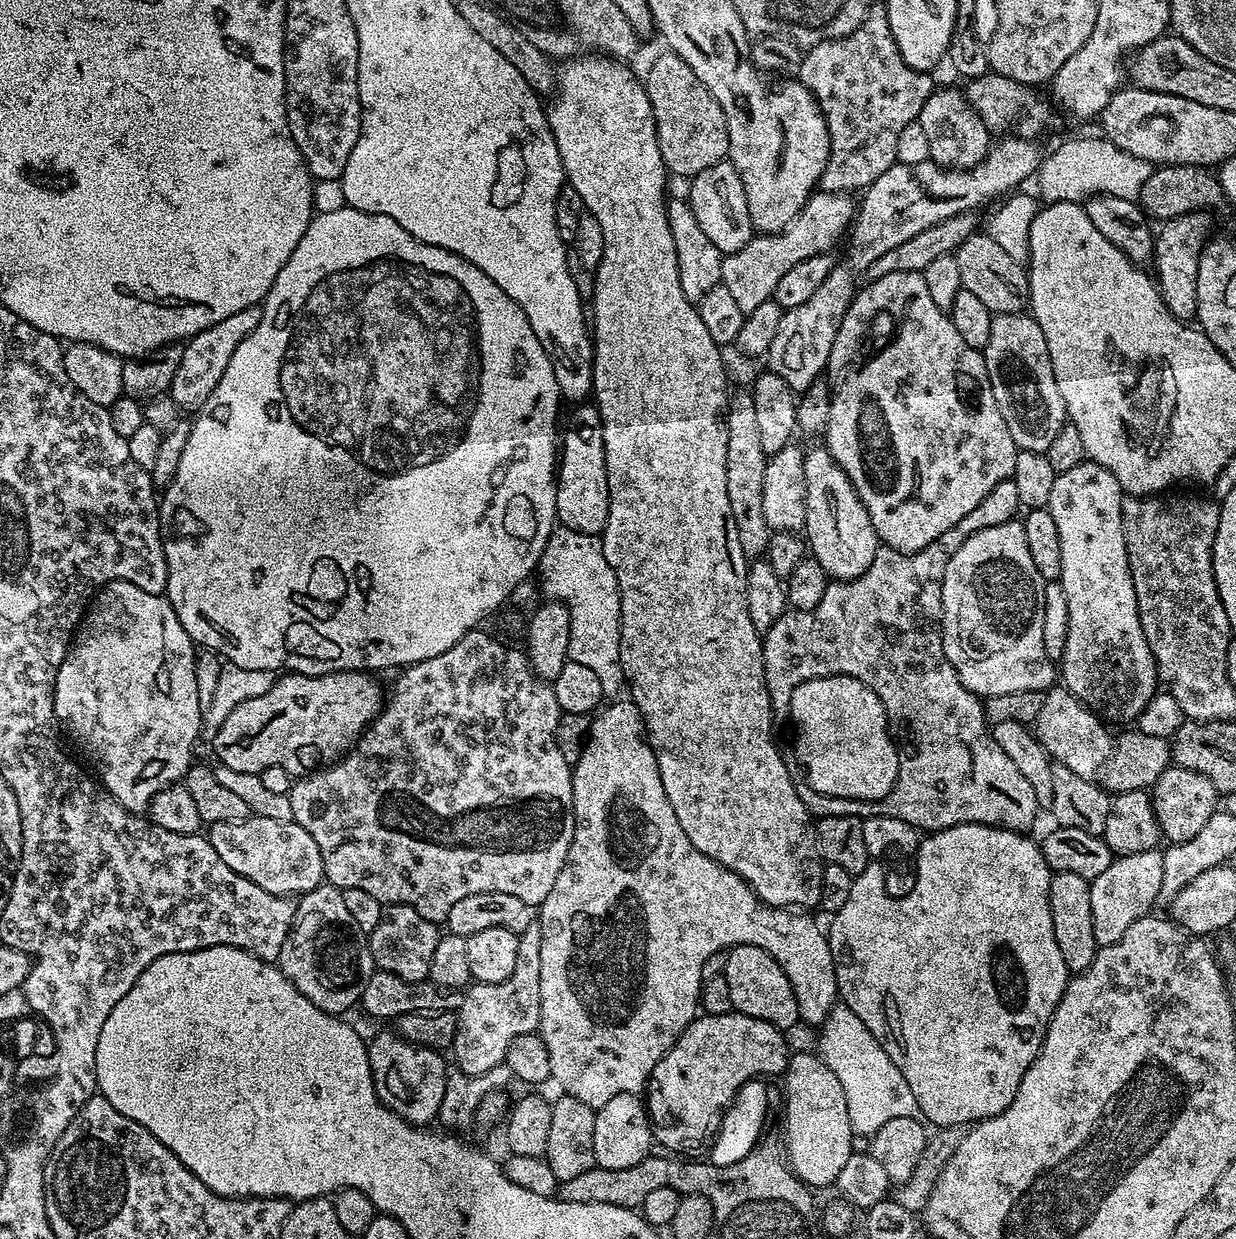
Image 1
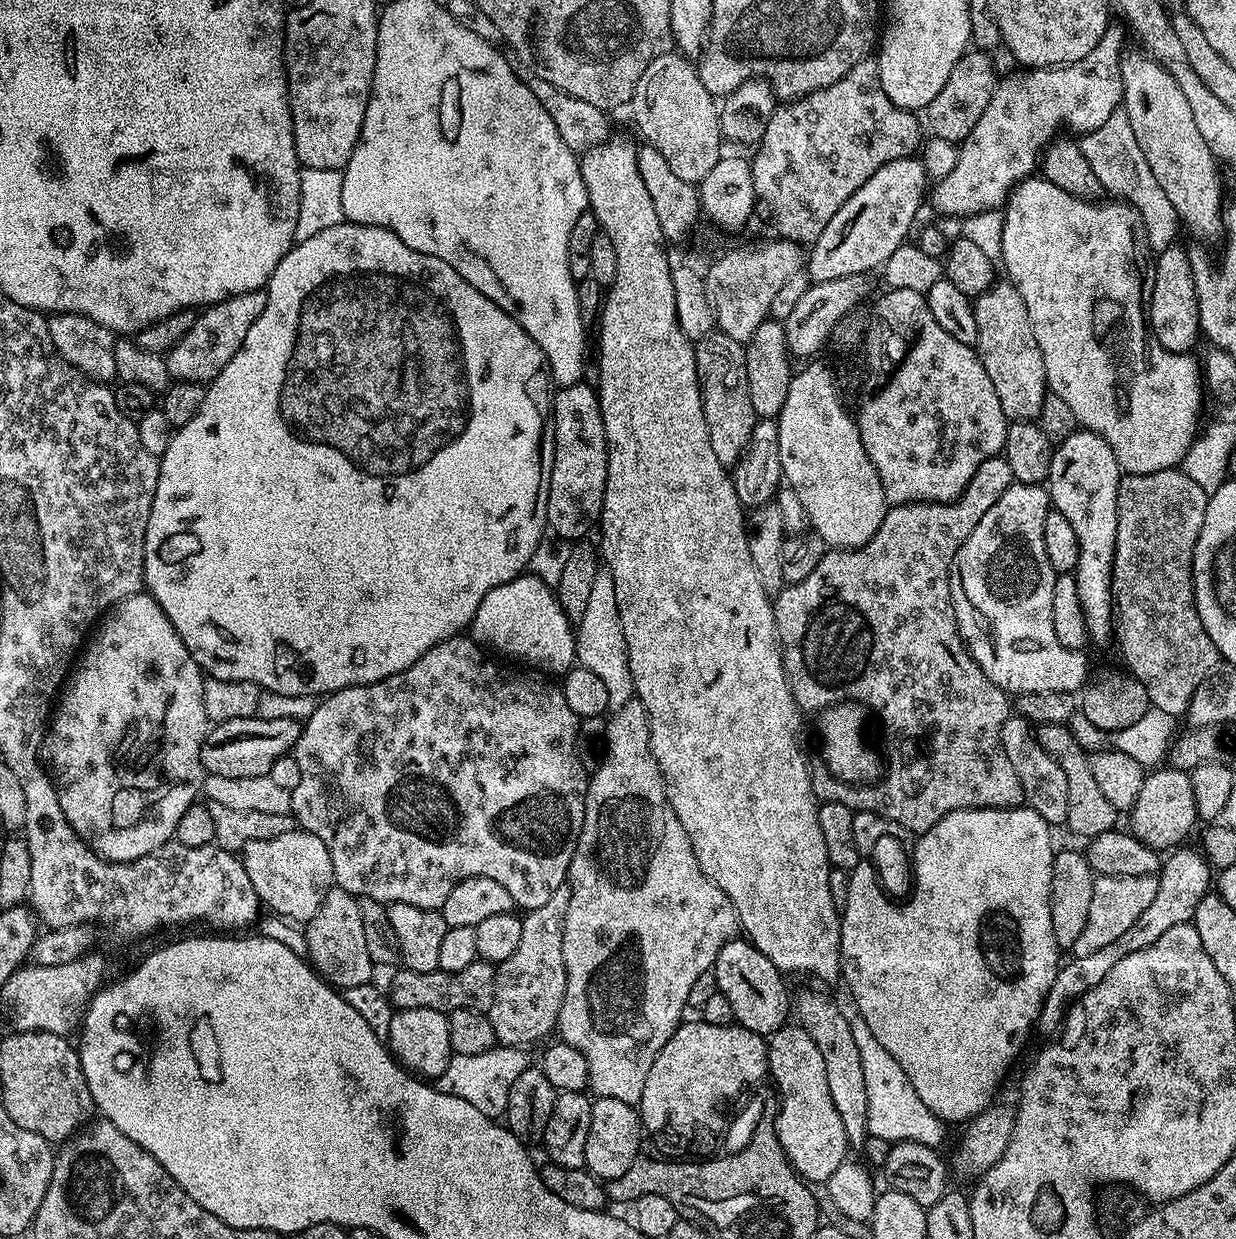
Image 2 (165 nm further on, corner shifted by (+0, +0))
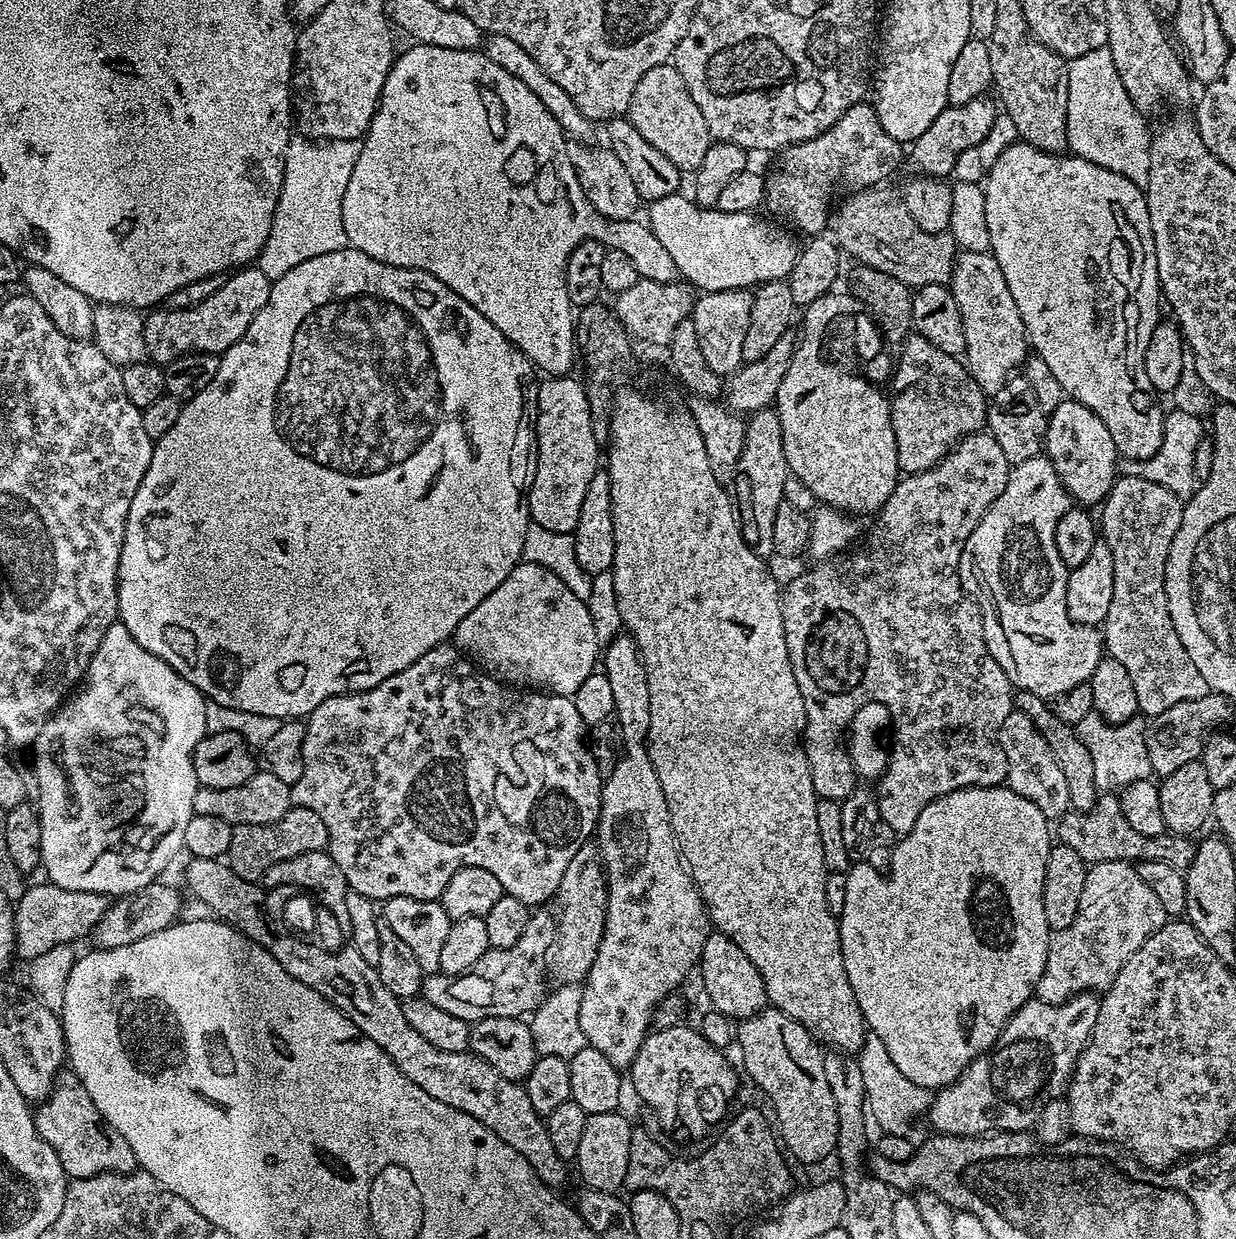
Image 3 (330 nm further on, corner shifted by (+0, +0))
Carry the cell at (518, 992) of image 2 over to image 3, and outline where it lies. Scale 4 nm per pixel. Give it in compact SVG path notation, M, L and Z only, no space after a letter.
M584 843L578 854L570 858L566 866L566 874L562 874L562 882L556 891L554 904L560 907L560 912L555 913L556 942L552 945L546 968L551 979L552 976L556 979L557 985L580 984L588 977L590 966L598 954L608 905L608 883L604 877L604 866L600 863L600 853L595 843Z

